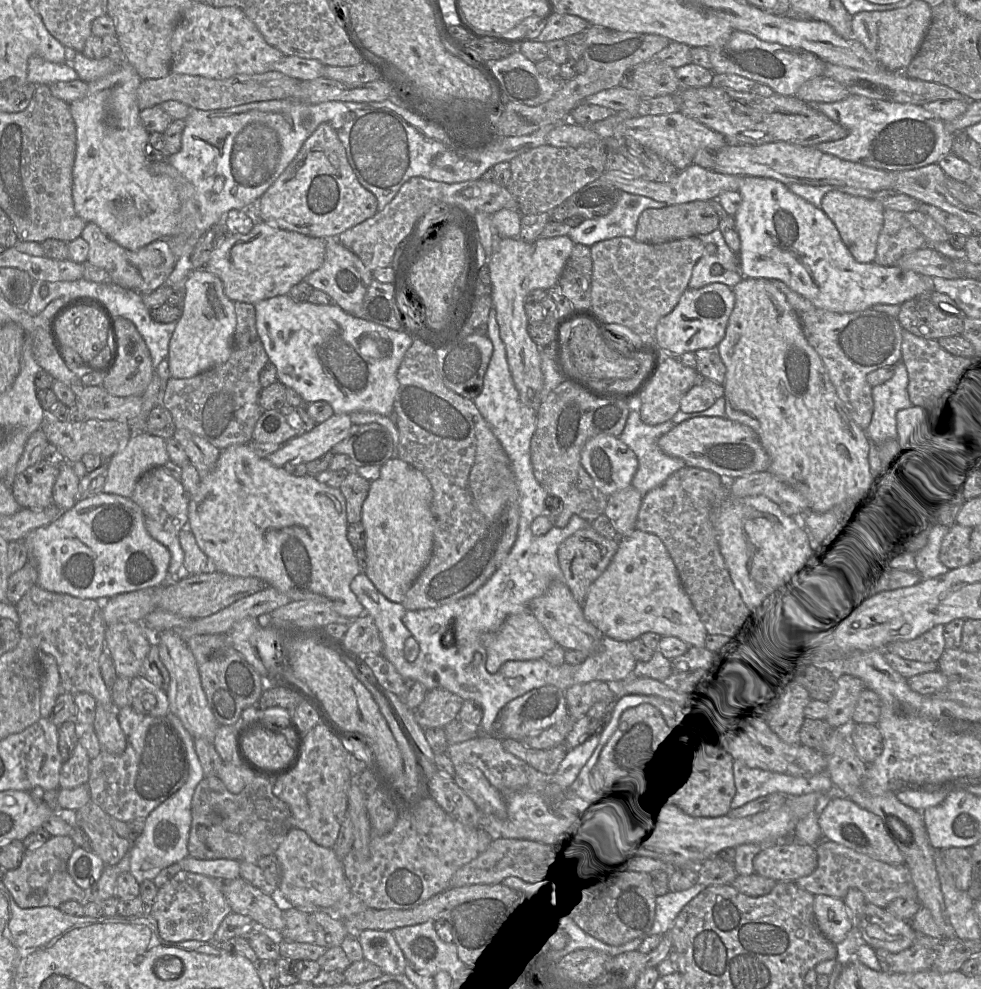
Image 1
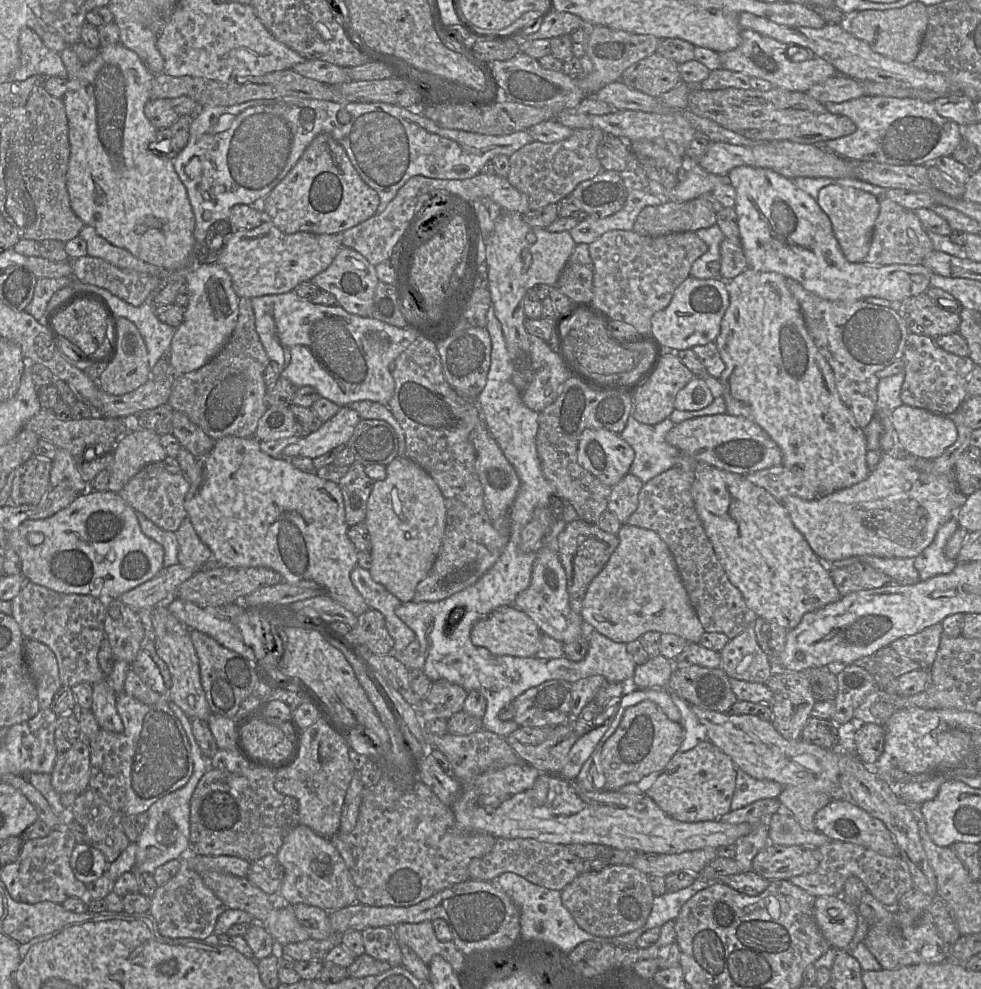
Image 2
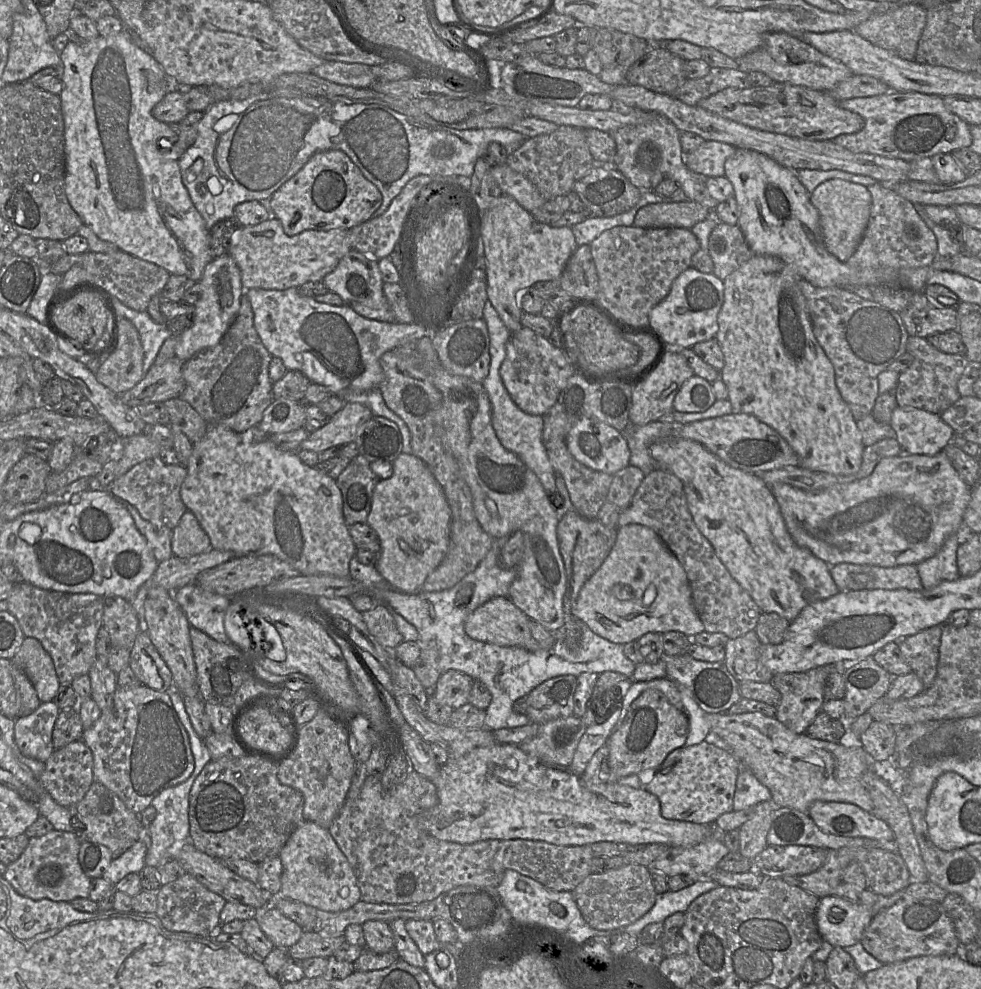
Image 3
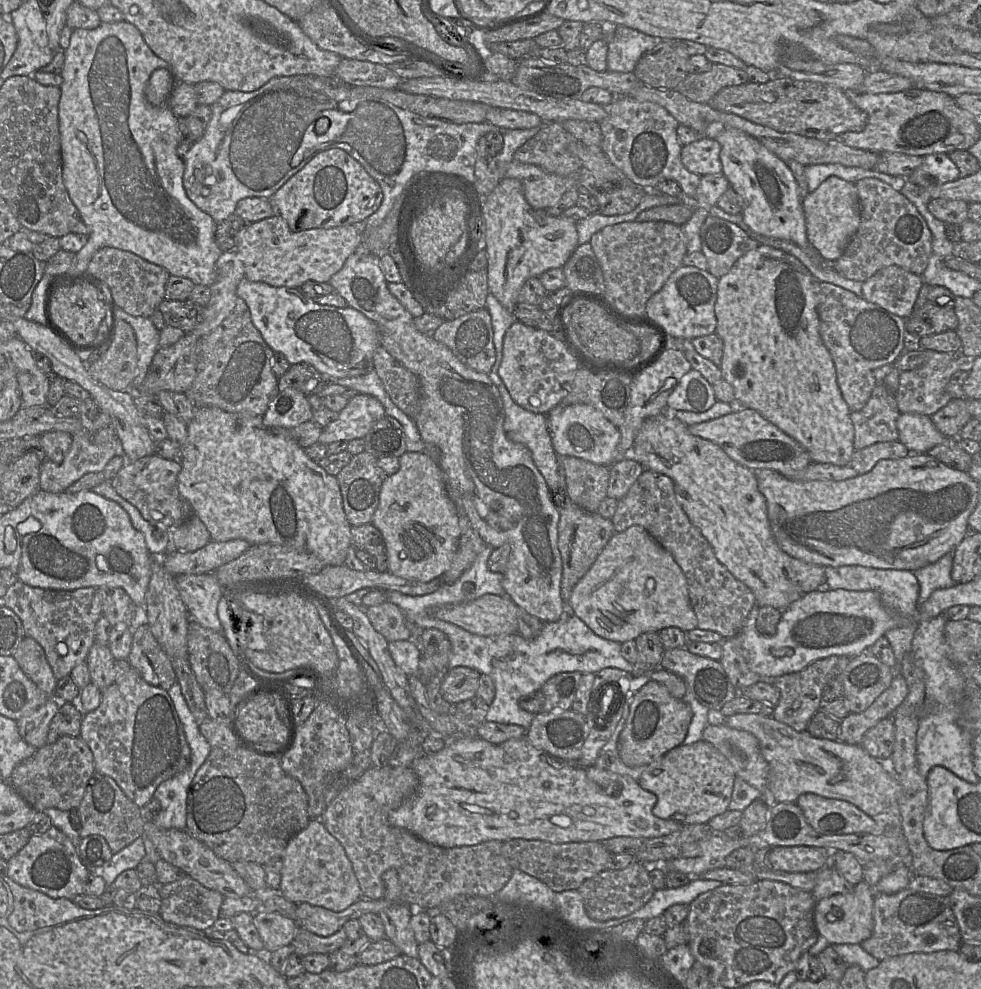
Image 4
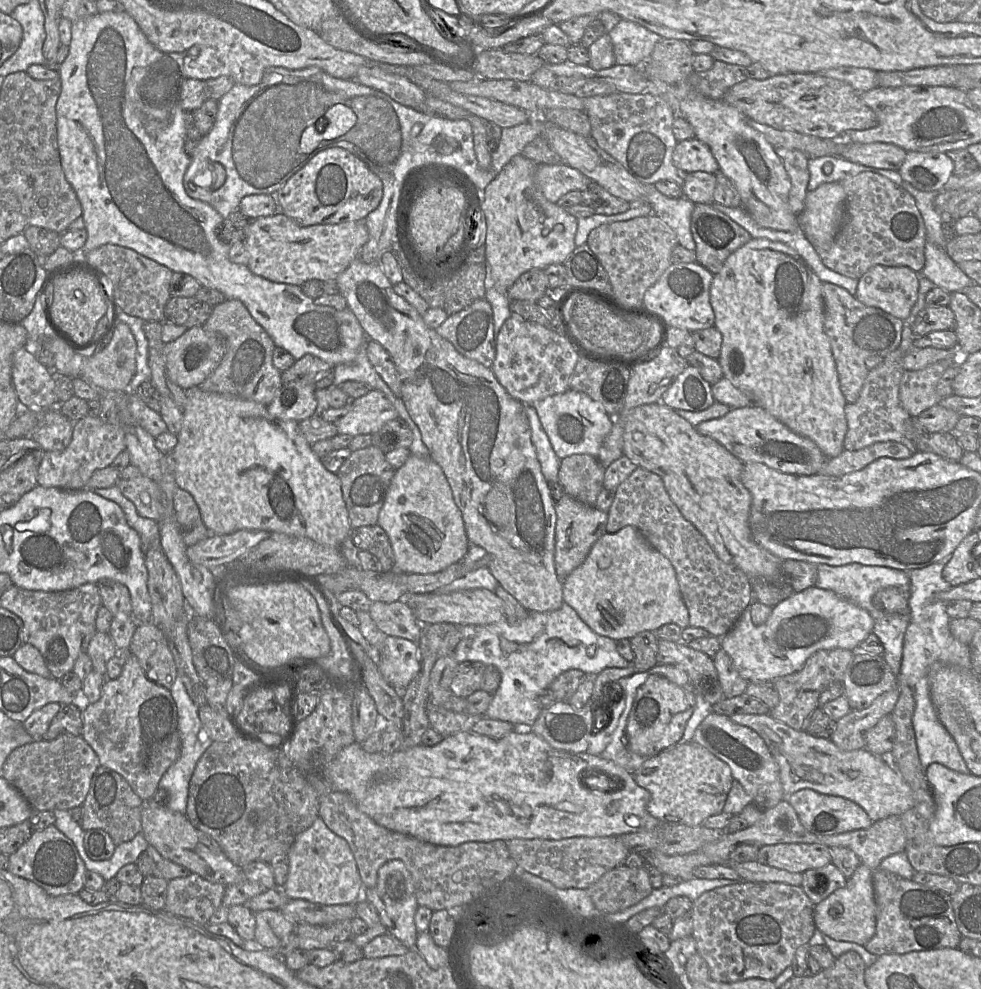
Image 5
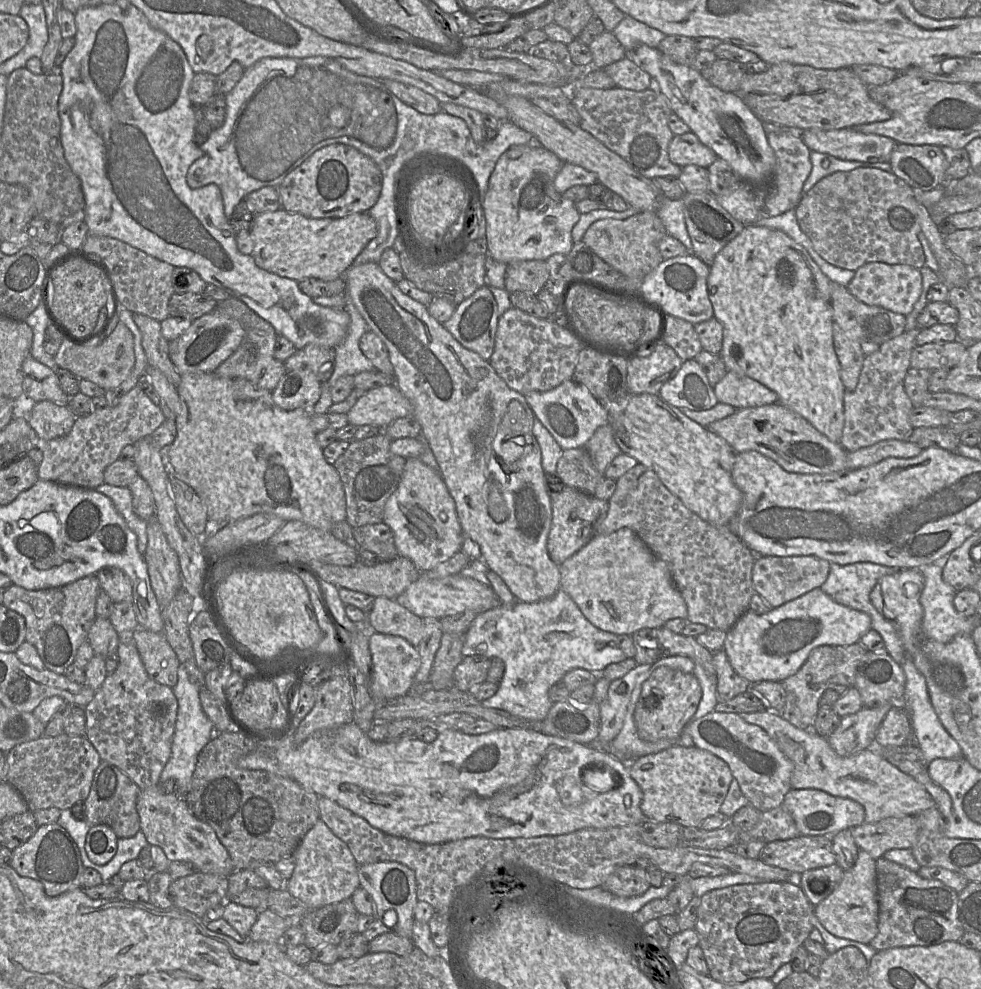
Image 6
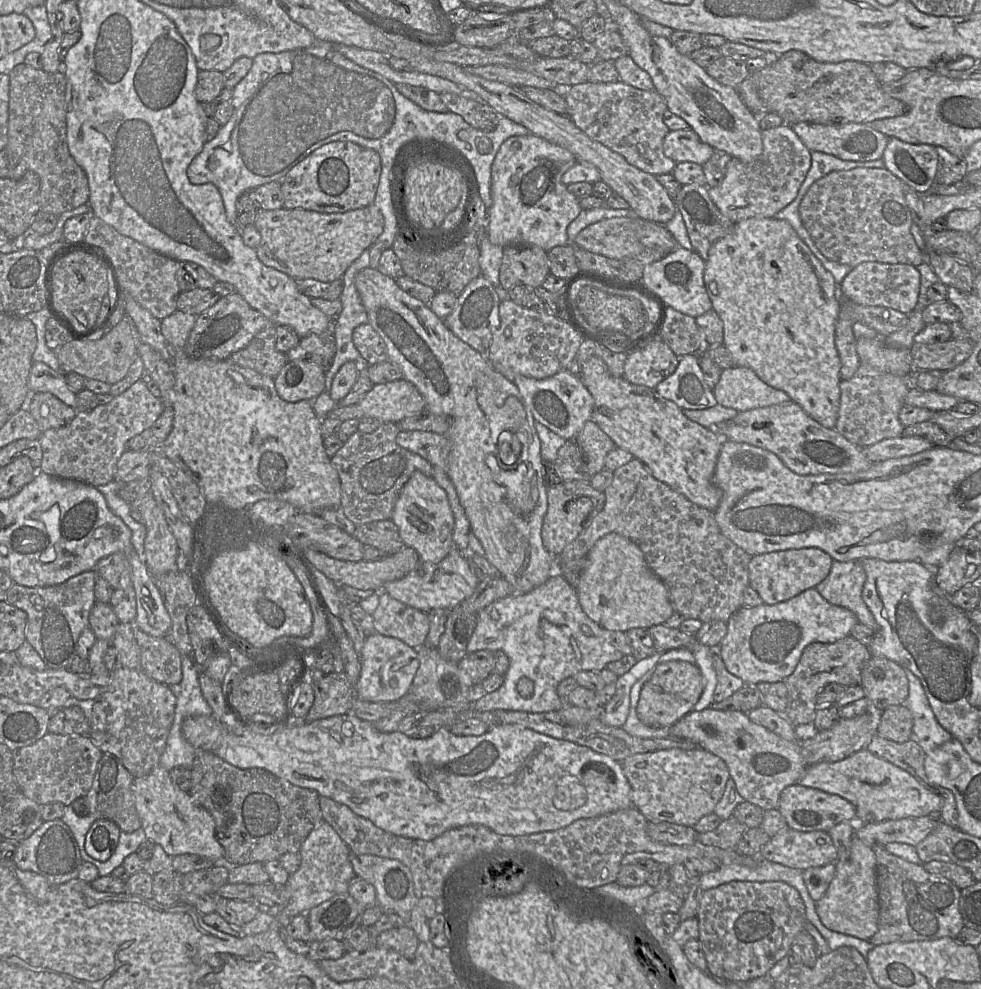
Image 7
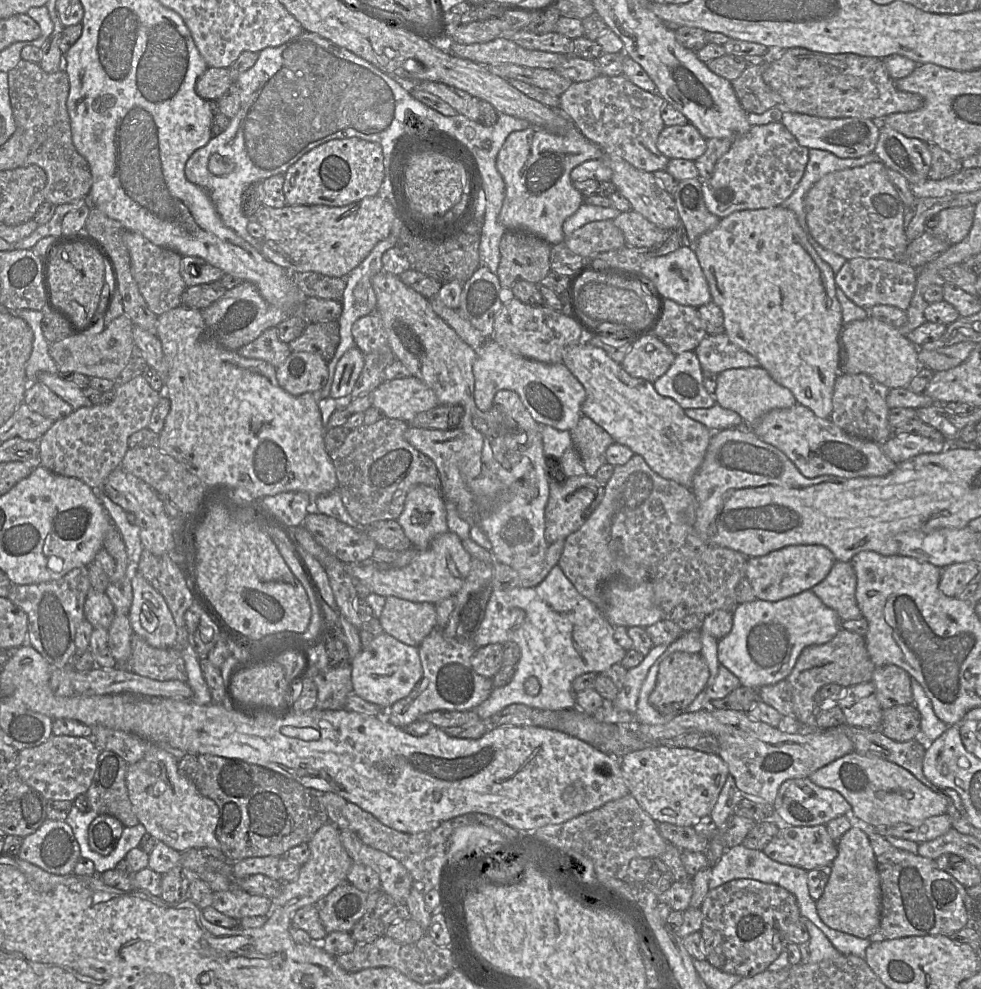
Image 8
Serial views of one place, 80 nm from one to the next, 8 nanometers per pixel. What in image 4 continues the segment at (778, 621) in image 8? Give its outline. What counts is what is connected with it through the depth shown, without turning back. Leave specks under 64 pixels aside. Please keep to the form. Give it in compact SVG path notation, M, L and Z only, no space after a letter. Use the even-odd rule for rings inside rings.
M812 591L782 611L774 635L764 635L757 630L759 607L755 605L752 608L736 637L741 639L744 658L750 670L762 680L799 672L809 664L830 656L853 658L866 652L888 630L903 622L882 604L875 591Z

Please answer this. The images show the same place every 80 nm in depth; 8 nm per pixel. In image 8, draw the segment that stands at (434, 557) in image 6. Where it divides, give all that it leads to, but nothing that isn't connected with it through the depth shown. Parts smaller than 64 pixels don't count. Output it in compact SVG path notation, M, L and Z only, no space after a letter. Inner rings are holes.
M424 484L414 486L397 521L413 547L427 549L436 536L449 531L441 490Z

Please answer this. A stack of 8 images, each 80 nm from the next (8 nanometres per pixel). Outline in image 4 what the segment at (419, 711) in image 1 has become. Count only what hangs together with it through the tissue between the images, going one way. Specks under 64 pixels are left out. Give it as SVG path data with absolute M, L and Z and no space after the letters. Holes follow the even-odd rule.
M468 667L449 669L441 685L442 697L452 705L476 696L481 674Z

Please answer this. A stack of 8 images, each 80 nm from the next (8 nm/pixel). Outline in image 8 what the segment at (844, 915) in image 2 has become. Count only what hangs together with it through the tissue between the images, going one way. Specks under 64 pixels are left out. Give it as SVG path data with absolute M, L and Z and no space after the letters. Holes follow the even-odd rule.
M856 823L838 841L837 849L838 855L831 864L829 880L822 896L816 901L817 913L832 929L869 938L881 922L881 881L869 830Z

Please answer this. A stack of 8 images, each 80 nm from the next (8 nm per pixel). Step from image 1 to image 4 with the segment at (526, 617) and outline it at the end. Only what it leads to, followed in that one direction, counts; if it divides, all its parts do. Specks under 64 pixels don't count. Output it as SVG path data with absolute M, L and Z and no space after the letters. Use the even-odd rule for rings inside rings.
M485 594L475 600L436 608L433 615L476 635L500 636L518 633L518 609L507 596Z

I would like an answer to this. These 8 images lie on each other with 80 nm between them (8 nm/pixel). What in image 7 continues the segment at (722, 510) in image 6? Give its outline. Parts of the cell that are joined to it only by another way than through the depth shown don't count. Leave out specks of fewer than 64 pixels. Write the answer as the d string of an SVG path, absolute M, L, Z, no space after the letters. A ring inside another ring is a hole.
M591 356L579 365L579 378L595 401L591 420L618 447L630 452L634 458L639 459L648 467L654 478L684 495L694 504L712 512L716 510L721 501L722 493L714 484L713 475L724 439L714 428L705 428L690 420L679 406L660 396L655 389L633 384L624 377L614 376L608 370L605 362L598 356Z

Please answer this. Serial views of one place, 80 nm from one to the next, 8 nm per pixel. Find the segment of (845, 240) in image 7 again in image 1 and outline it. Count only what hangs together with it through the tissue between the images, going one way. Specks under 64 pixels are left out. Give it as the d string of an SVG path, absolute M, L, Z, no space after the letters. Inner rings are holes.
M884 209L874 262L882 266L897 265L907 254L927 246L924 236L907 220L904 213Z

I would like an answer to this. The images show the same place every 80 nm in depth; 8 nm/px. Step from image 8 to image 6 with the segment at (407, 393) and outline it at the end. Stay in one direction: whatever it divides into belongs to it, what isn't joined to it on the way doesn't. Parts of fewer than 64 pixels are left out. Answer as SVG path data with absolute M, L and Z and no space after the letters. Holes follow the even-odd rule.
M395 384L373 388L361 396L347 413L348 422L356 427L373 425L385 428L392 421L413 413L411 402L402 394Z

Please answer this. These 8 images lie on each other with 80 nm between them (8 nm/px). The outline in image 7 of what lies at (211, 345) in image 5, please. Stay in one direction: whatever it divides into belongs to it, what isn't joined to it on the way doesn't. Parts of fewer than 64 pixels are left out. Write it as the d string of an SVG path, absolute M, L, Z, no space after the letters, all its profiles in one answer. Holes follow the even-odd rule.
M234 293L221 299L201 313L184 347L187 356L193 359L228 359L233 353L246 347L266 327L274 325L262 313L253 309L239 294Z

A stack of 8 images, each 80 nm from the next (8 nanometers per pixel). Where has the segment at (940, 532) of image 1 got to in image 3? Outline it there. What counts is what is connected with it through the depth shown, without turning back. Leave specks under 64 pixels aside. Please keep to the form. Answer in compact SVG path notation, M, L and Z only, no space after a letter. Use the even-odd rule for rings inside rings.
M962 533L951 535L934 556L916 565L923 589L931 589L942 581L954 581L960 576L956 552L962 542Z

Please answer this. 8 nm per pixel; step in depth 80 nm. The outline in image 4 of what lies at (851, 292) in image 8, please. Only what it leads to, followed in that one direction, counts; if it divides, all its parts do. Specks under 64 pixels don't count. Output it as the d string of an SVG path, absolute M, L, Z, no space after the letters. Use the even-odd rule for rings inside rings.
M888 266L862 283L862 298L907 319L913 312L923 283L921 275L899 266Z

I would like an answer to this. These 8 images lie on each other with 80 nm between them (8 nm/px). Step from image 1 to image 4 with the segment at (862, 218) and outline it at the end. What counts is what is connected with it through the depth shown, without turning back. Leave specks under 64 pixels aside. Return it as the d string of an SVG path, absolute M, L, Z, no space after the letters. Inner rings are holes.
M831 176L802 200L809 244L828 262L836 261L844 252L860 224L860 204L854 183Z

